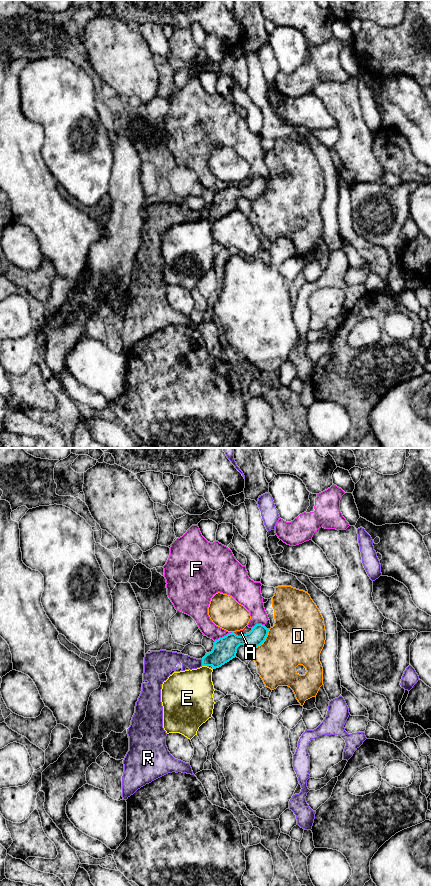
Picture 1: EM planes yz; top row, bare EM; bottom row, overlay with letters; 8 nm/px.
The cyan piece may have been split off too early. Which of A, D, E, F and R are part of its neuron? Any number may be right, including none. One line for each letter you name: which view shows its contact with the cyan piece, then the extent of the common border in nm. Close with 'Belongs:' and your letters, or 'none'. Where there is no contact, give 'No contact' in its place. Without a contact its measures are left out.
Belongs: none

